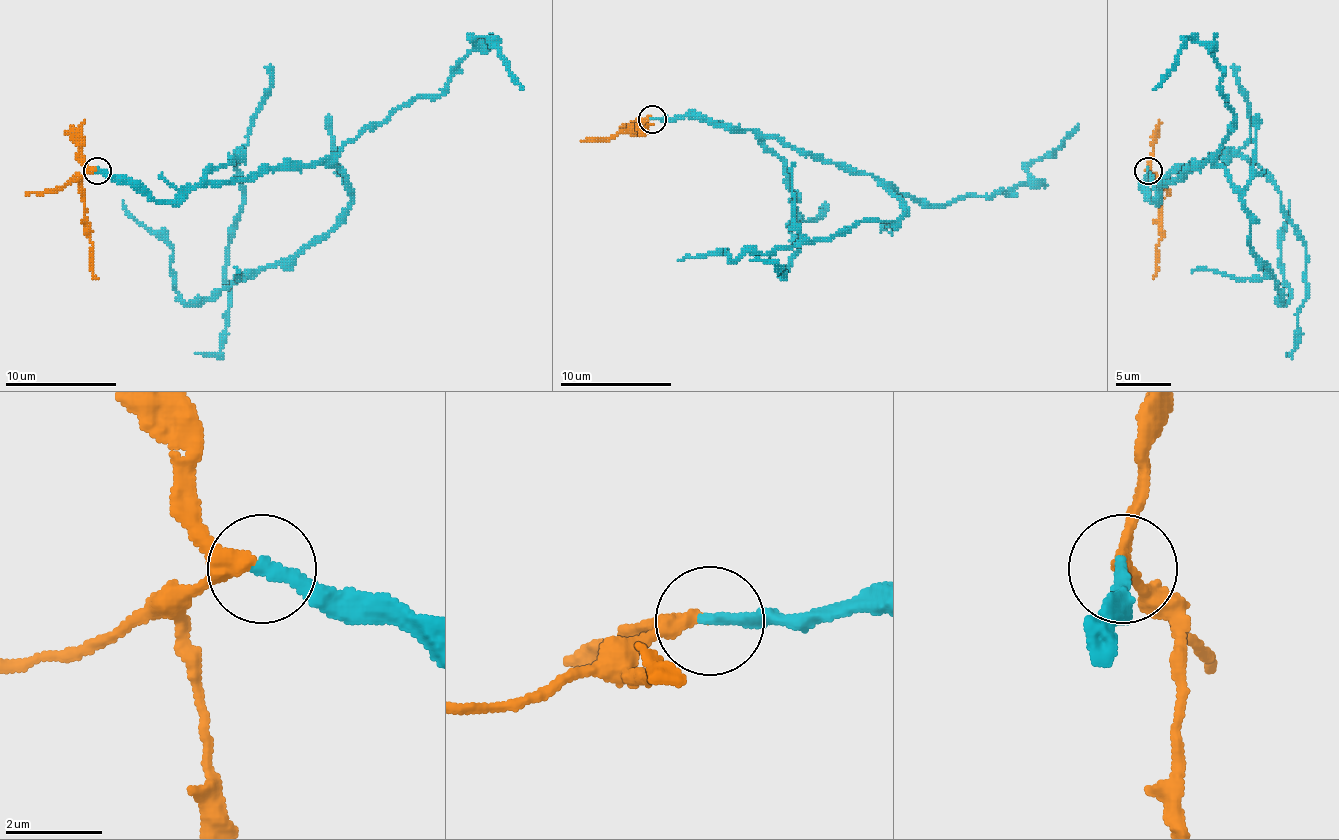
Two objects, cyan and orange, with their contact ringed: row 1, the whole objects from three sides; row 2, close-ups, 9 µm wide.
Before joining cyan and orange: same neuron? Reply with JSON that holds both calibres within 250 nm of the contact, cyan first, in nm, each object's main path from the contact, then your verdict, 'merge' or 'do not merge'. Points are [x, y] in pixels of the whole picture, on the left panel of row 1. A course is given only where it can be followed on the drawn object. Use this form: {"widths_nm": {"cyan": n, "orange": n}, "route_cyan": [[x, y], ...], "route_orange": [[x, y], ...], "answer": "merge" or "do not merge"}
{"widths_nm": {"cyan": 280, "orange": 240}, "route_cyan": [[98, 170], [181, 200], [320, 161], [351, 195], [326, 234], [190, 303], [173, 250], [123, 200]], "route_orange": [[98, 170], [90, 170], [81, 181], [87, 236], [92, 245], [92, 273], [98, 278]], "answer": "merge"}

